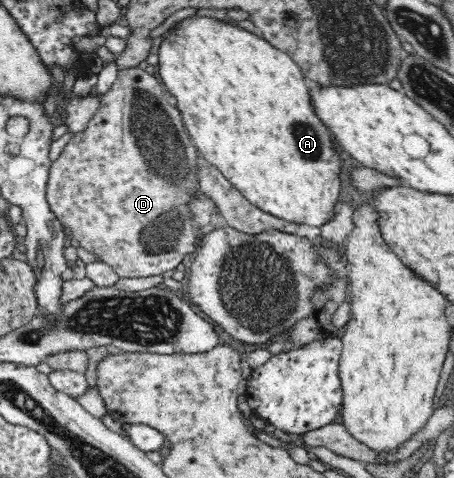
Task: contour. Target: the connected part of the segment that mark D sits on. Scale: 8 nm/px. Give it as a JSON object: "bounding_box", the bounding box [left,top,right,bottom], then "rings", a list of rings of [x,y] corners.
{"bounding_box":[45,66,199,278],"rings":[[[138,66],[119,68],[112,86],[106,93],[100,95],[100,99],[99,110],[95,116],[92,116],[86,129],[74,134],[65,144],[58,158],[51,162],[47,184],[45,184],[45,199],[51,207],[51,211],[55,213],[55,217],[73,233],[71,238],[77,240],[81,247],[89,253],[99,256],[99,259],[109,265],[120,278],[157,276],[169,270],[175,270],[186,256],[194,253],[195,241],[198,238],[197,227],[193,226],[193,221],[189,218],[189,192],[193,188],[197,190],[199,187],[197,180],[197,162],[199,160],[197,160],[197,154],[193,152],[192,138],[188,135],[182,121],[179,107],[175,108],[175,100],[171,100],[171,94],[163,92],[163,84],[160,84],[159,80]]]}

